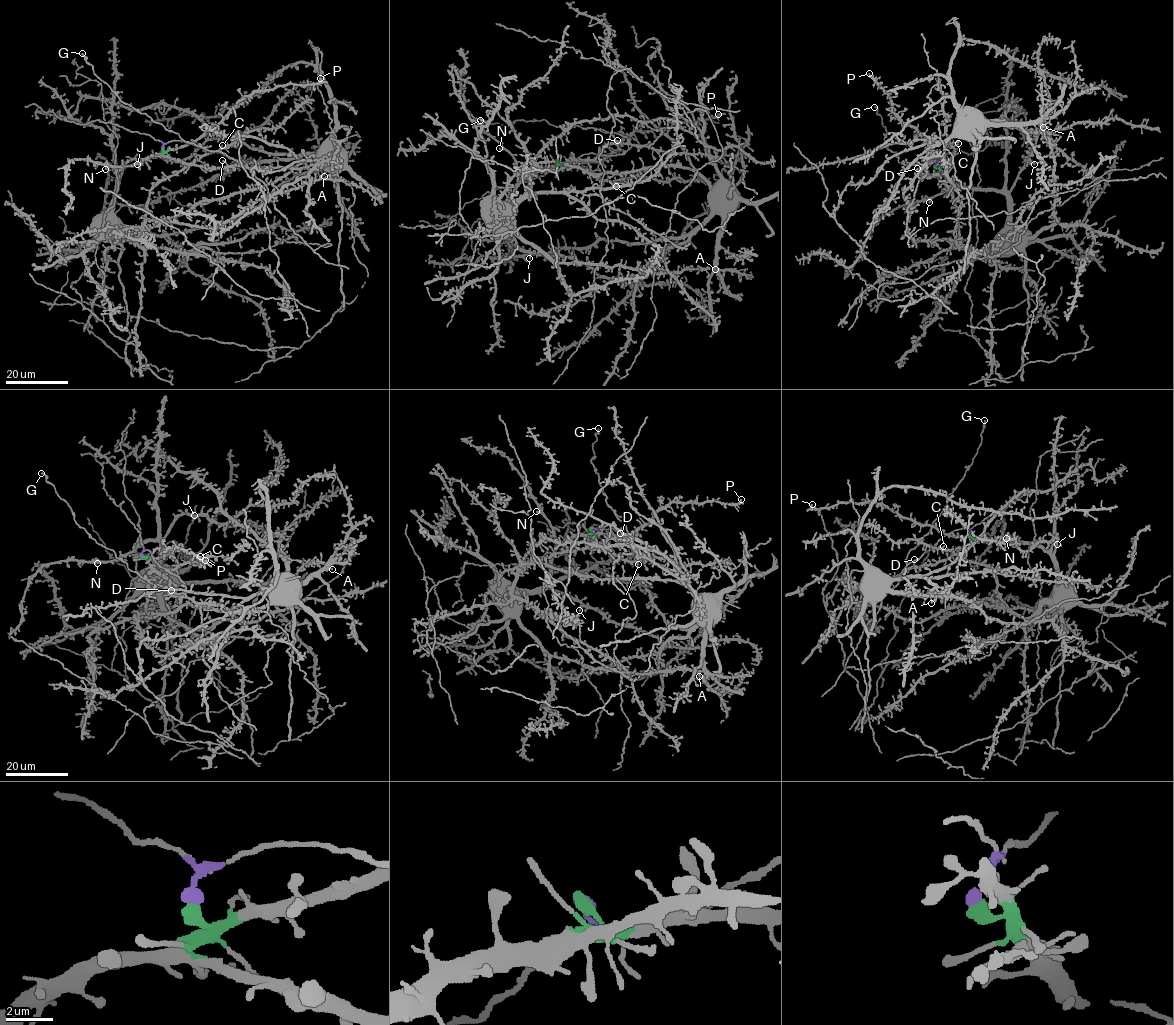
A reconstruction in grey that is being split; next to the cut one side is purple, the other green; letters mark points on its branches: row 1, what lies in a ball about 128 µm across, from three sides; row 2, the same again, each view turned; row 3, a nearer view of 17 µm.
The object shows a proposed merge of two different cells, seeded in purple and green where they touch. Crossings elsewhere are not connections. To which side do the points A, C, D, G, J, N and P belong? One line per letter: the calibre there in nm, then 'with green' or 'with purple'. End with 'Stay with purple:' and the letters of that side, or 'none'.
A: calibre 240 nm; with green
C: calibre 280 nm; with green
D: calibre 300 nm; with green
G: calibre 280 nm; with purple
J: calibre 320 nm; with green
N: calibre 400 nm; with green
P: calibre 220 nm; with green
Stay with purple: G

